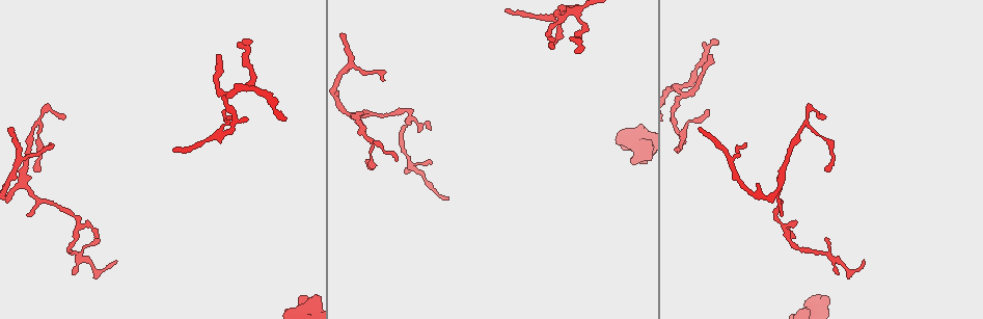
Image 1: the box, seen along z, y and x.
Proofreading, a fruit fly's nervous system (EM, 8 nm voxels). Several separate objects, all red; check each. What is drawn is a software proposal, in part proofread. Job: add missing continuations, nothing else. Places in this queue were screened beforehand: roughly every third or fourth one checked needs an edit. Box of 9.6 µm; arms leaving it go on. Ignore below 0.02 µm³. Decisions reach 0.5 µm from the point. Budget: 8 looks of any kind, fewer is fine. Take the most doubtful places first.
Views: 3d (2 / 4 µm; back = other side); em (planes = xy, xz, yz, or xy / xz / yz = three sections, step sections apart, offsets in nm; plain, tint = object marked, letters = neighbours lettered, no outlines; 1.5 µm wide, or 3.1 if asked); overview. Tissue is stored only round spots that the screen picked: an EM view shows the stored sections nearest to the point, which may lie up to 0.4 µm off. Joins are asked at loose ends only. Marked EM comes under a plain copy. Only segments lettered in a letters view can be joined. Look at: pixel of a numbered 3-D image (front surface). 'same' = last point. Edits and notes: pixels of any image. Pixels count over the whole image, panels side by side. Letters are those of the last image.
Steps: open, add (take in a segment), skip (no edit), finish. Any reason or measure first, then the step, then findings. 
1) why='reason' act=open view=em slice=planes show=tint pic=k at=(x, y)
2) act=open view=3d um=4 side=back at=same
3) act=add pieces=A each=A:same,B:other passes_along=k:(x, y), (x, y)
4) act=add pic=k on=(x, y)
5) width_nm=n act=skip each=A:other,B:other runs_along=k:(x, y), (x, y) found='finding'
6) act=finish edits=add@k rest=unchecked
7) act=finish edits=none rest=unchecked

why='thin end' act=open view=3d um=4 pic=1 at=(244, 41)

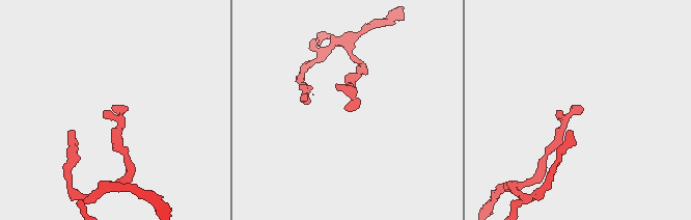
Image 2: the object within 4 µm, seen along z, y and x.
act=open view=em slice=xy step=4 show=letters pic=2 at=(348, 111)

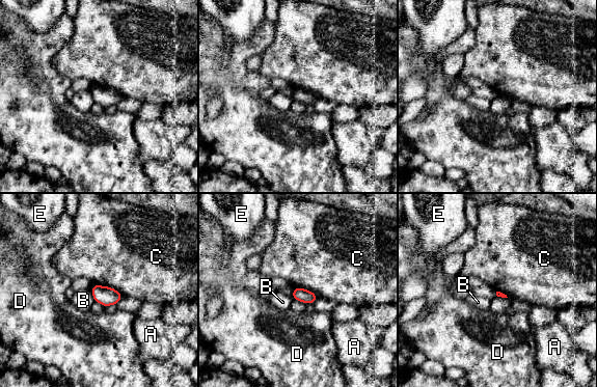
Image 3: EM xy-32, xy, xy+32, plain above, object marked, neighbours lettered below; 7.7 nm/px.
act=skip each=A:other,B:other,C:other,D:other,E:other border=3:(93, 283), (111, 286), (124, 296) found='none of them fits'

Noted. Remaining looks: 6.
why='stops while still wide' act=open view=em slice=planes show=letters pic=1 at=(303, 296)

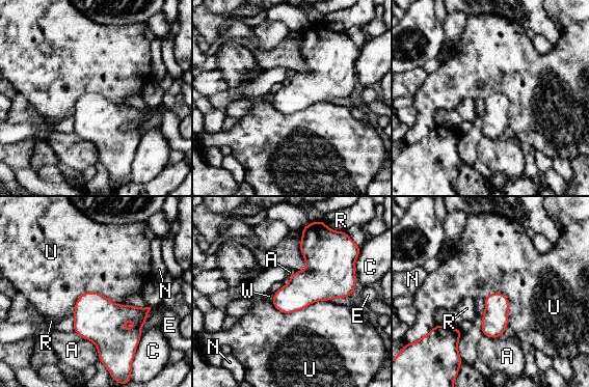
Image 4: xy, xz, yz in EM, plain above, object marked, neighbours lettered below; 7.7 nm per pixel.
act=skip each=A:other,C:other,E:other,N:other,R:other,U:other,W:other border=4:(130, 305), (84, 292), (73, 315) found='none of them fits'

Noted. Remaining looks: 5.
act=open view=3d um=4 pic=1 at=(698, 128)

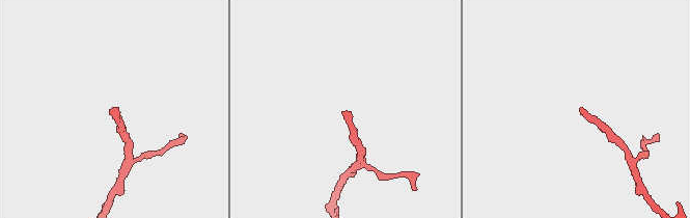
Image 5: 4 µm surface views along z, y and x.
act=open view=em slice=yz step=8 show=letters pic=5 at=(345, 112)

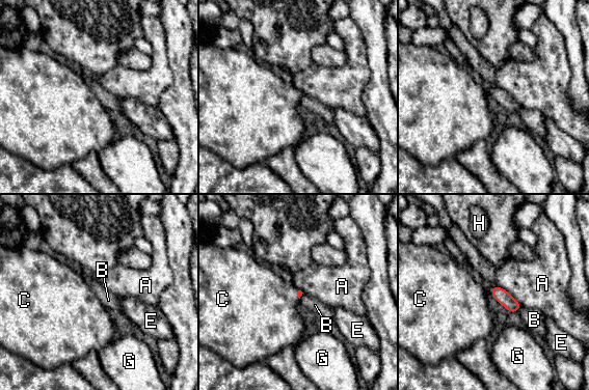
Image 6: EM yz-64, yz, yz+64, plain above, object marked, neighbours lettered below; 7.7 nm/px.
longest_contact=A:260nm act=add pieces=C each=A:other,B:other,C:same,E:other,G:other,H:other found='the neuron continues'

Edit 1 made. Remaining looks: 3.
act=finish edits=add@6 rest=unchecked

